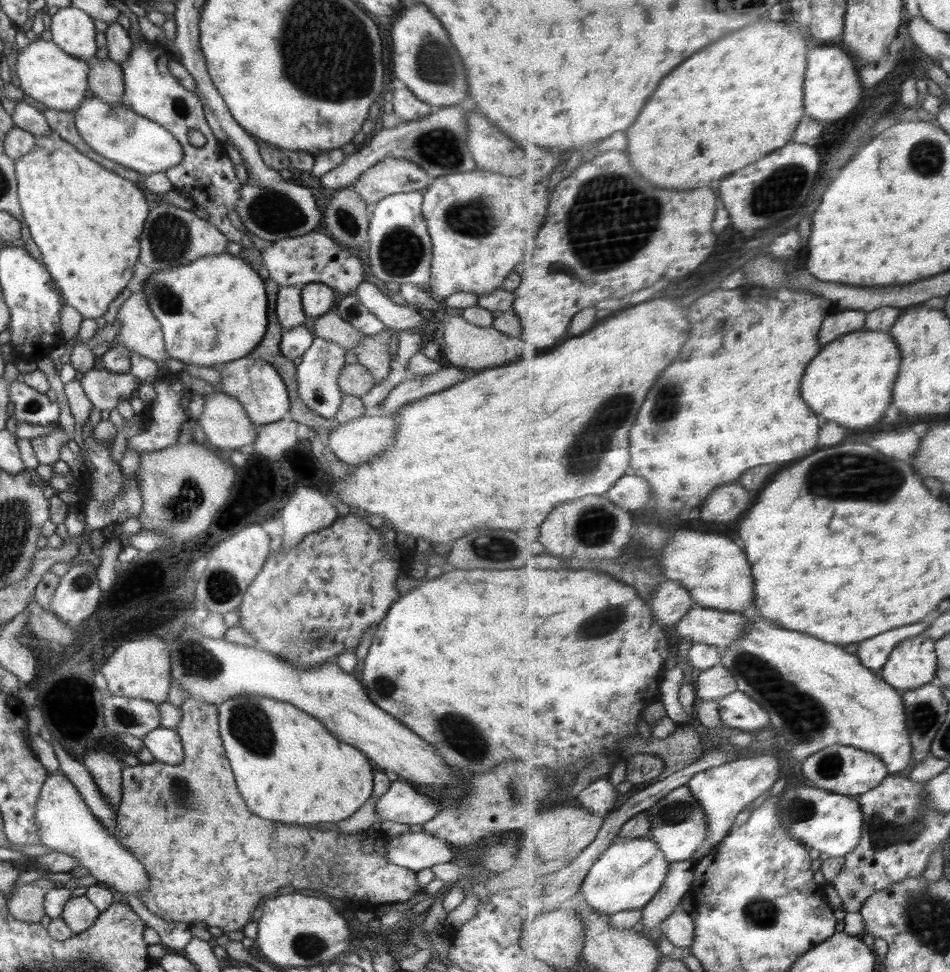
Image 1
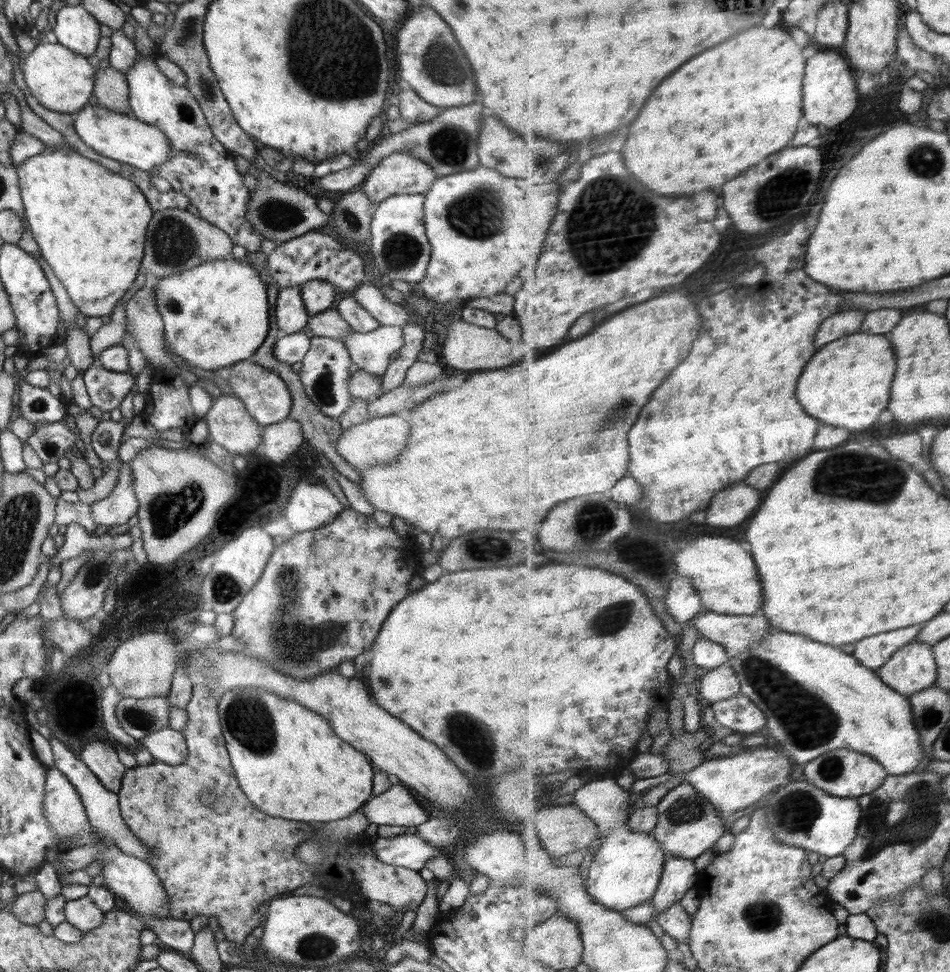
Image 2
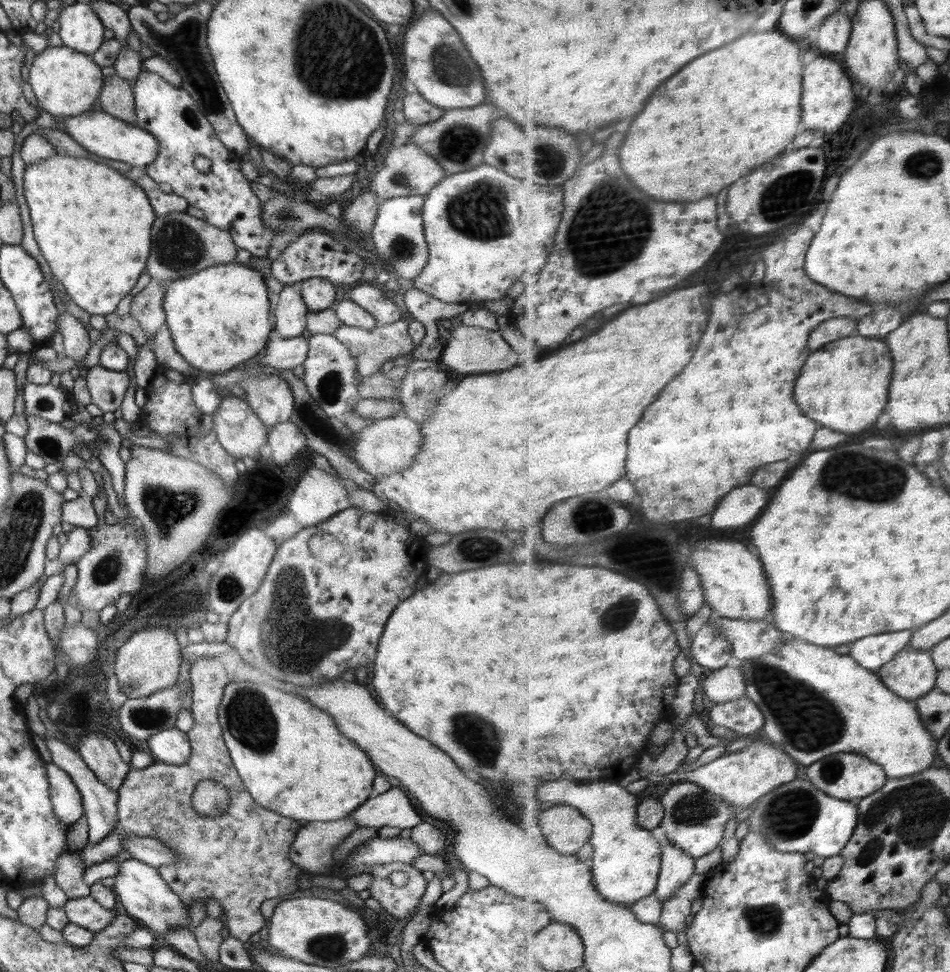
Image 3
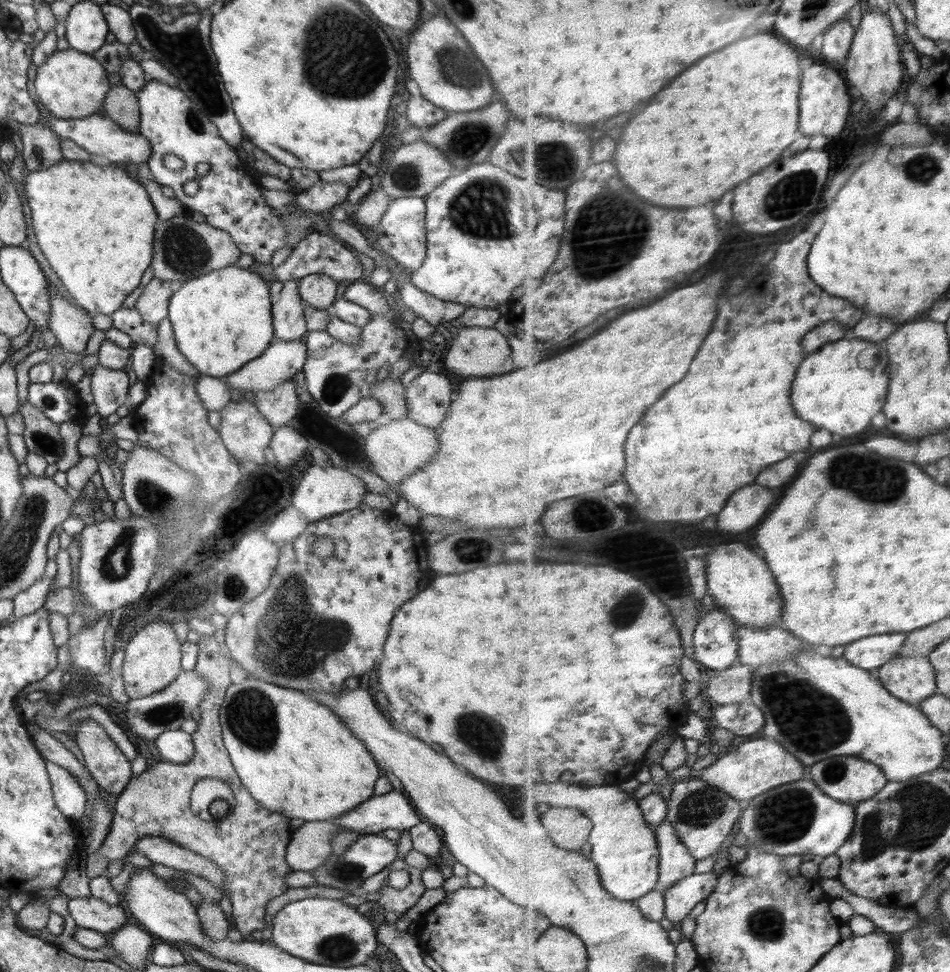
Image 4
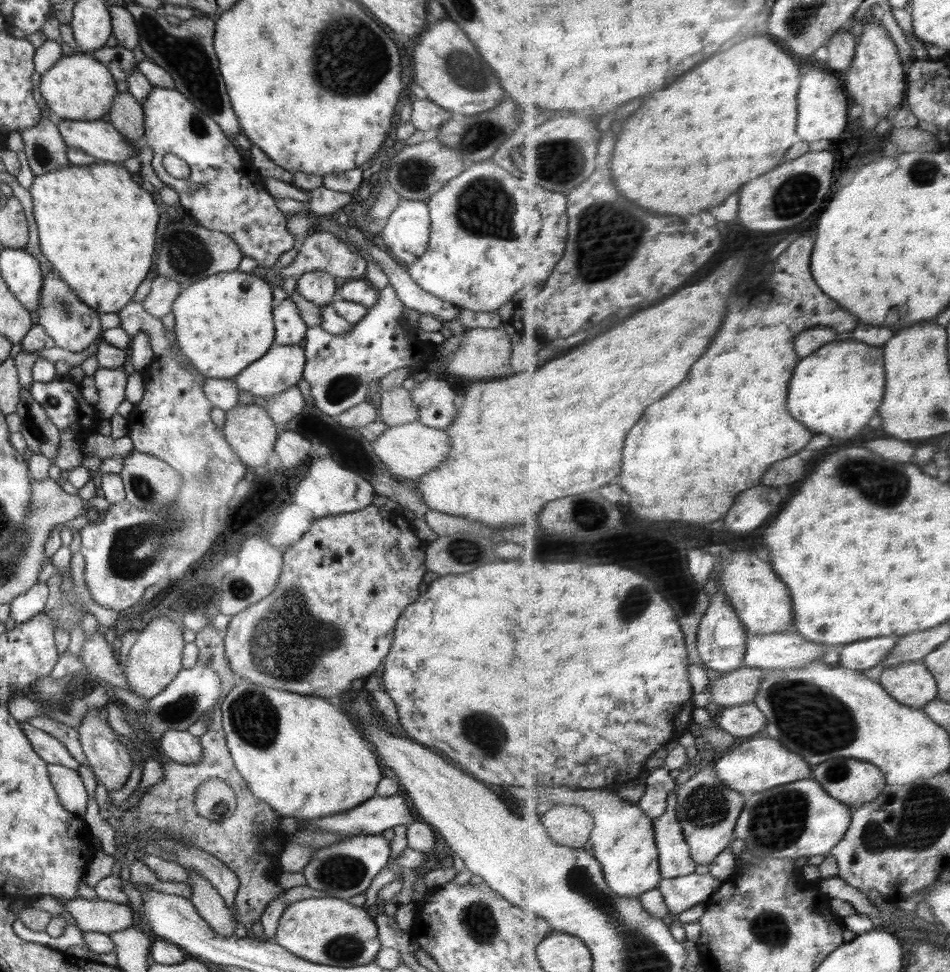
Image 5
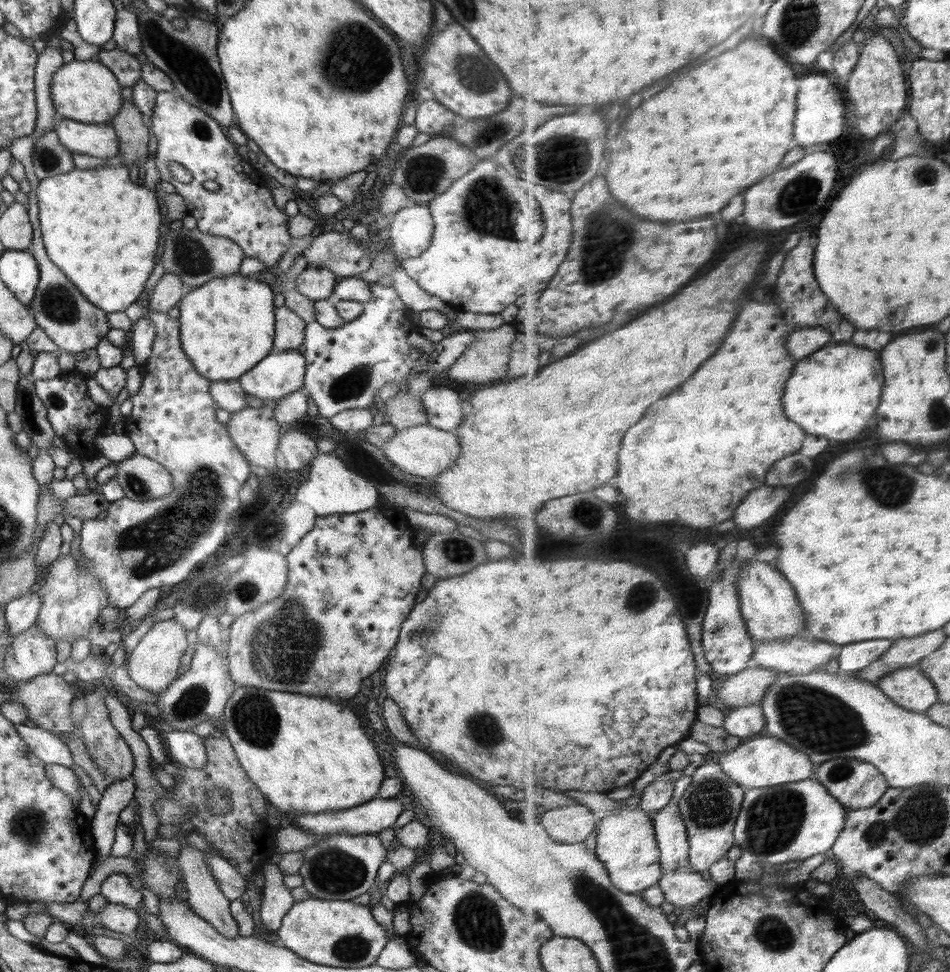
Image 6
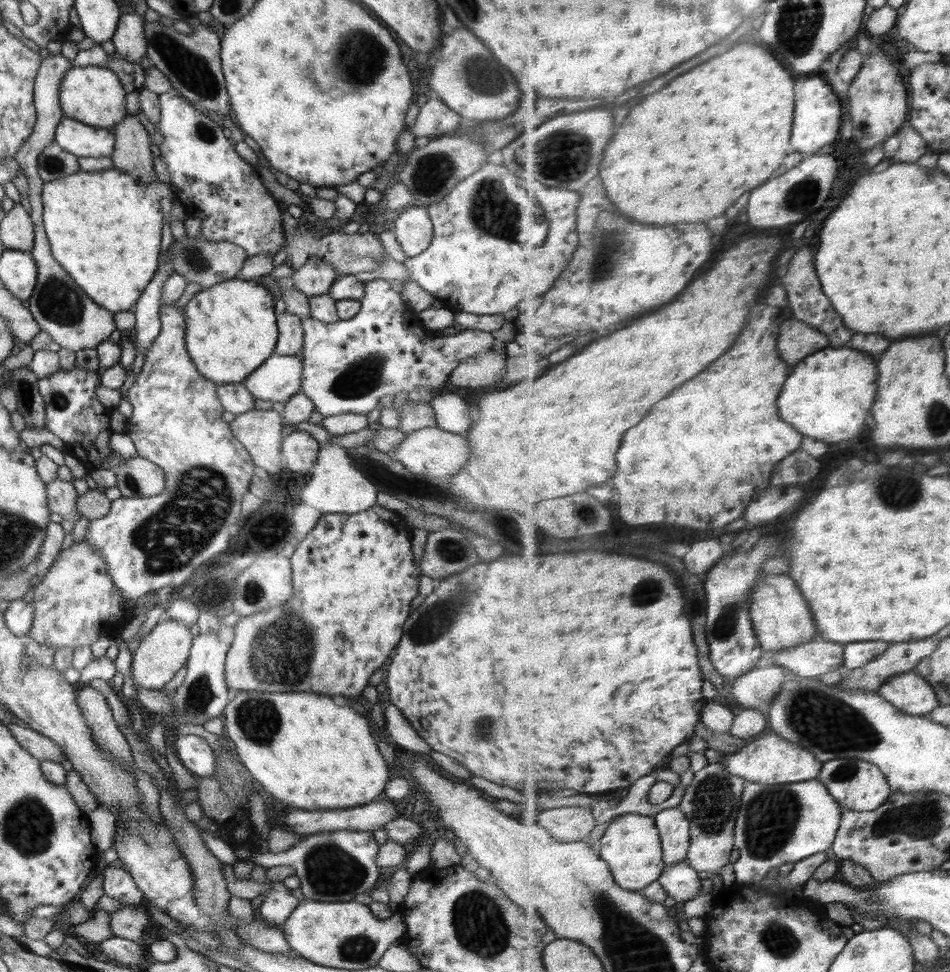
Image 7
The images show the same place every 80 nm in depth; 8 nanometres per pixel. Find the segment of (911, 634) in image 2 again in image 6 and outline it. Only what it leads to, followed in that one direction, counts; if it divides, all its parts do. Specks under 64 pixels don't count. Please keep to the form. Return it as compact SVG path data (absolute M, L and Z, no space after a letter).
M878 638L844 645L841 647L836 667L842 674L855 674L881 660L896 641L890 638Z

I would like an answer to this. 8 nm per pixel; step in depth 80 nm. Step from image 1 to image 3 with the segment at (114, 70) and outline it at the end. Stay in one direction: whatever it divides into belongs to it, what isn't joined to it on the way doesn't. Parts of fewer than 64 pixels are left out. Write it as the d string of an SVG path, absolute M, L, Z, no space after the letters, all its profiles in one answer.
M117 74L105 76L98 102L101 104L100 108L114 118L135 124L135 98L131 83L126 78Z

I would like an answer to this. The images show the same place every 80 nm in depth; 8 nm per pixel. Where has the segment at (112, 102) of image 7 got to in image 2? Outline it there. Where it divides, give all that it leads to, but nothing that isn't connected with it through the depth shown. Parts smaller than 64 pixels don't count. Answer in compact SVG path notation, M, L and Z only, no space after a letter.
M43 41L26 56L20 82L26 84L26 88L42 106L54 112L75 114L89 104L88 100L94 92L96 73L87 57L76 54L60 43Z

